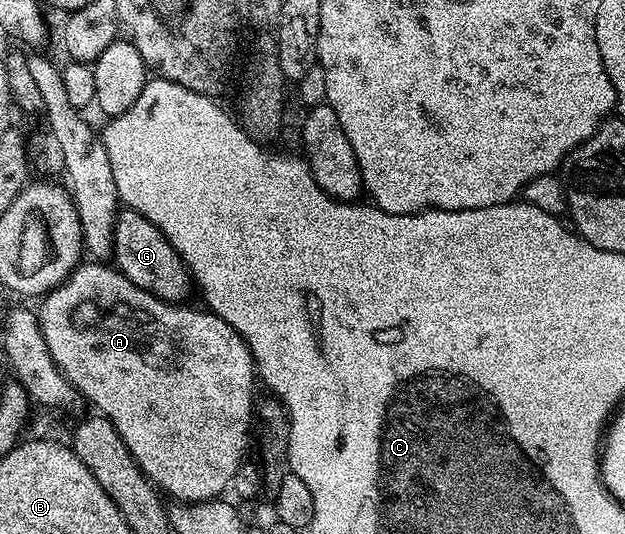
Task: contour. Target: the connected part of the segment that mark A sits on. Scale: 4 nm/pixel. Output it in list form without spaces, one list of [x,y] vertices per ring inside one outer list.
[[[83,261],[72,271],[66,281],[59,287],[42,296],[37,314],[40,332],[44,335],[45,344],[53,361],[59,367],[59,371],[78,391],[78,394],[92,403],[94,410],[105,416],[117,429],[121,441],[129,449],[129,453],[135,459],[135,463],[143,470],[144,475],[155,484],[156,488],[164,496],[178,501],[180,504],[203,503],[210,499],[218,499],[226,492],[233,473],[244,462],[243,450],[249,447],[249,432],[253,427],[253,400],[255,395],[255,383],[257,387],[257,372],[255,362],[251,356],[251,350],[247,348],[247,342],[240,337],[221,317],[217,317],[212,311],[178,303],[167,303],[151,295],[145,289],[133,285],[125,276],[103,261]]]

